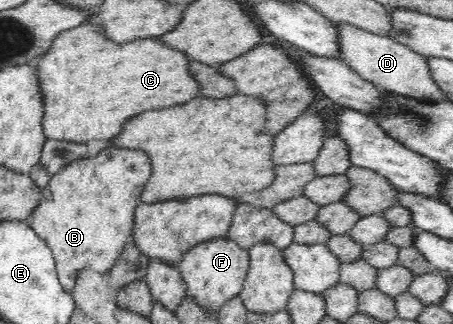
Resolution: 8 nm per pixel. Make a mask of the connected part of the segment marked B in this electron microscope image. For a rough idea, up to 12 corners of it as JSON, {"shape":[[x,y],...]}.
{"shape":[[105,148],[57,171],[27,219],[70,291],[132,239],[152,173]]}

